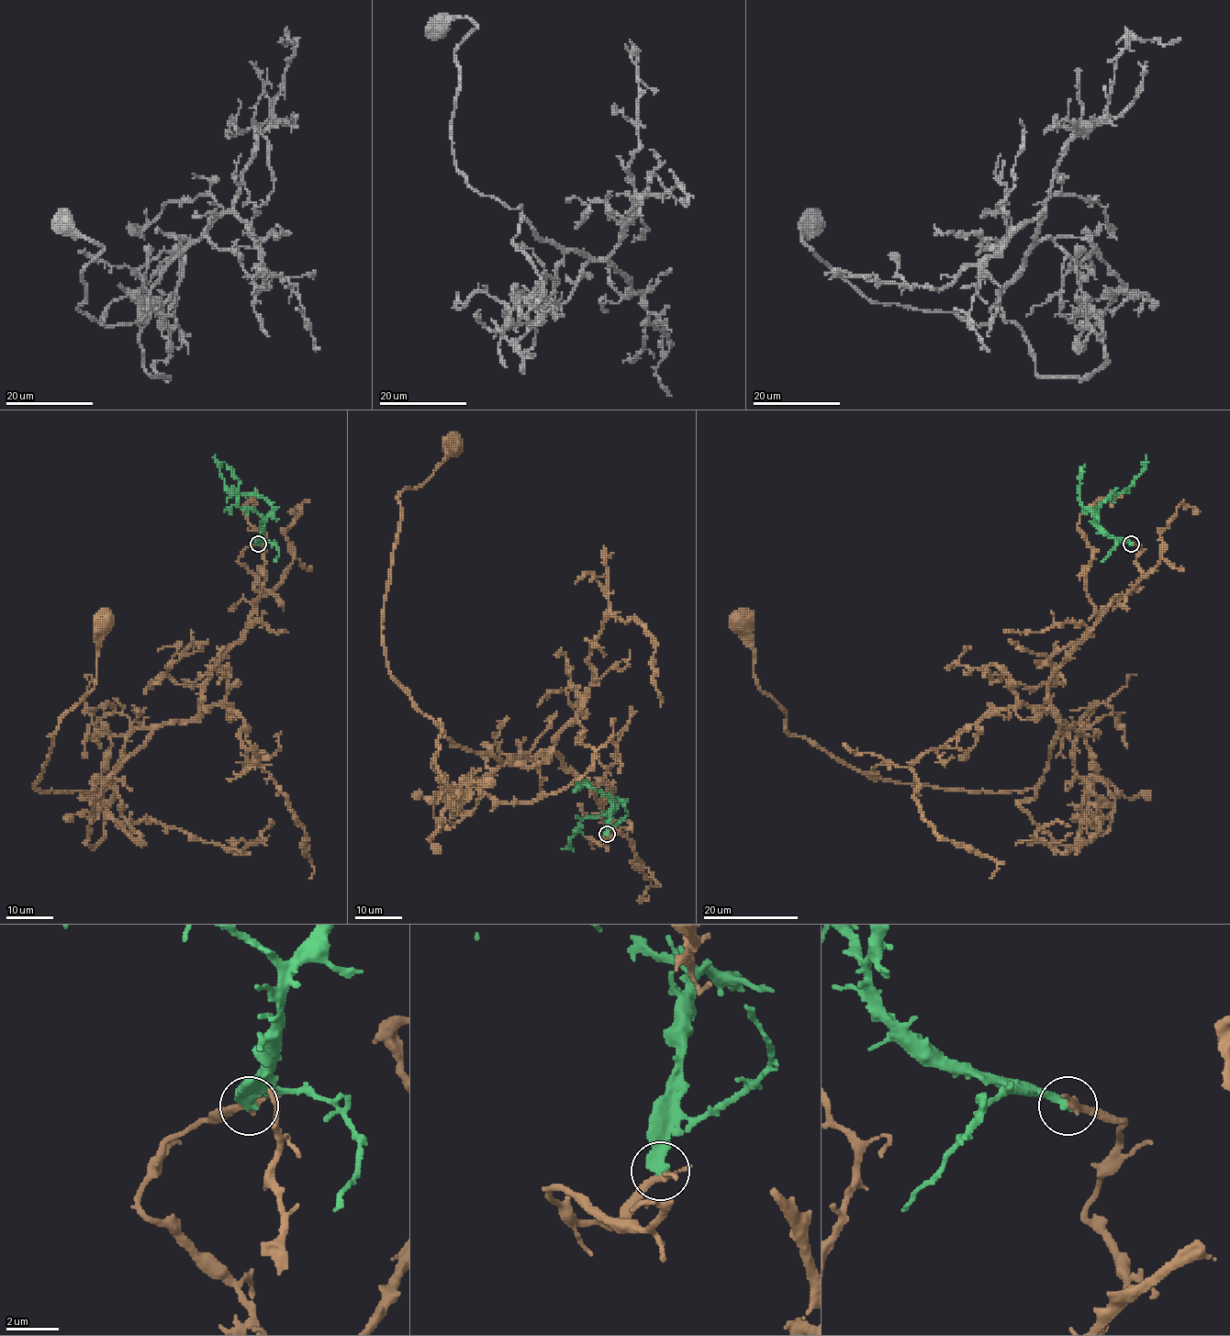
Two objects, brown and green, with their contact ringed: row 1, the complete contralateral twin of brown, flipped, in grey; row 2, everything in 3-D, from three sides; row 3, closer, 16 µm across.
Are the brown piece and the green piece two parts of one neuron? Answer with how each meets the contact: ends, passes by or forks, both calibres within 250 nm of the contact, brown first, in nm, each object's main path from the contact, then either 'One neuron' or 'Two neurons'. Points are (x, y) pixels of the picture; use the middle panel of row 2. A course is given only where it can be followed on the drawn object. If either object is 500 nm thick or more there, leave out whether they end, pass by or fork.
At the ring brown ends. At the ring green ends. Thickness 400 nm (brown) against 360 nm. Course of brown: (607, 834), (587, 838), (615, 830), (558, 757), (508, 765), (458, 747), (389, 670), (398, 494), (452, 447). Course of green: (607, 834), (607, 822), (615, 798), (620, 803), (610, 812), (586, 816), (567, 847), (563, 848). Two neurons

